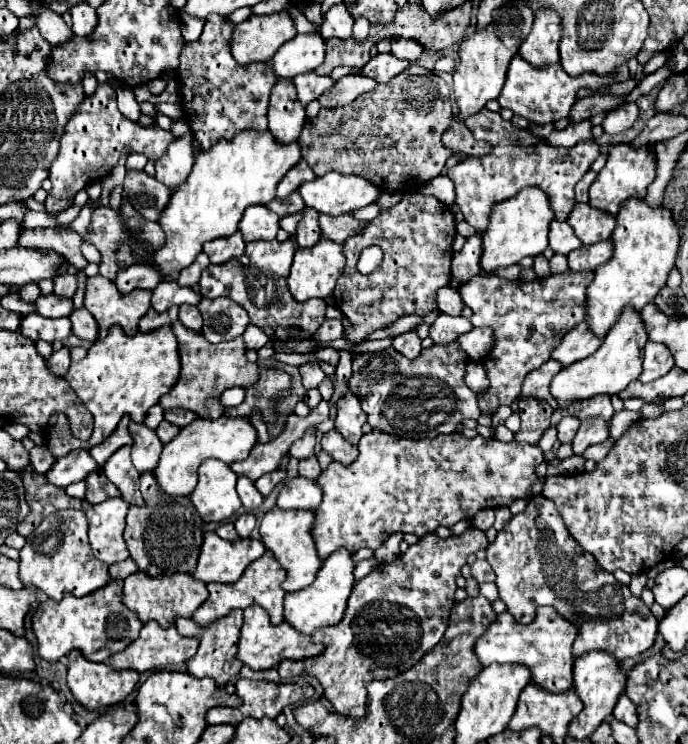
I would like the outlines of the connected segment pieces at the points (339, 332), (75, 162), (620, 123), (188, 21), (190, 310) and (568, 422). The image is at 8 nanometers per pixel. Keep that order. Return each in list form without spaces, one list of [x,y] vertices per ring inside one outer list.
[[[327,319],[325,323],[321,323],[317,333],[313,335],[315,341],[333,341],[341,337],[343,337],[343,325],[339,319]]]
[[[101,83],[95,95],[85,97],[85,101],[79,105],[77,113],[65,127],[59,155],[55,157],[49,169],[53,189],[49,191],[45,201],[47,213],[59,213],[71,207],[73,205],[71,199],[75,197],[75,193],[85,189],[89,183],[103,179],[119,163],[121,153],[125,149],[129,149],[129,153],[141,153],[149,161],[157,161],[157,157],[165,155],[165,149],[171,145],[171,141],[175,141],[173,133],[161,129],[159,125],[141,127],[139,123],[121,117],[121,111],[117,109],[115,89],[109,83]]]
[[[625,103],[625,105],[613,109],[613,111],[605,117],[605,121],[603,121],[601,125],[603,125],[605,133],[615,135],[615,133],[627,131],[627,129],[635,123],[637,115],[639,115],[639,107],[637,107],[635,103]]]
[[[181,13],[181,29],[183,29],[183,35],[185,35],[185,41],[197,41],[199,35],[201,35],[201,29],[203,29],[203,21],[201,19],[195,19],[195,17],[189,17],[185,13]]]
[[[181,305],[181,307],[179,307],[179,321],[181,321],[187,329],[193,329],[193,331],[199,331],[201,325],[203,325],[203,319],[201,319],[199,309],[193,307],[193,305]]]
[[[565,415],[563,419],[561,419],[561,423],[557,425],[557,431],[559,431],[559,441],[561,443],[571,443],[573,441],[573,437],[575,437],[575,433],[577,433],[577,429],[579,429],[579,423],[581,421],[577,421],[577,417],[571,417],[571,415]]]

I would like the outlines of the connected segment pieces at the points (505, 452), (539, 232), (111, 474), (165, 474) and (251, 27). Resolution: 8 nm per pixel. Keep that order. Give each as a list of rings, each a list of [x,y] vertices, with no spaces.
[[[371,431],[359,441],[359,457],[351,465],[331,463],[319,477],[317,485],[323,489],[323,501],[315,509],[313,521],[313,541],[317,545],[319,559],[327,559],[337,549],[345,547],[357,551],[361,547],[379,549],[385,539],[393,533],[415,533],[427,535],[437,527],[453,527],[461,519],[473,519],[477,511],[485,507],[511,505],[517,499],[529,503],[533,499],[531,485],[539,479],[535,469],[543,461],[543,451],[539,445],[529,443],[501,443],[497,439],[473,437],[467,439],[459,433],[437,435],[433,439],[401,439],[389,433]]]
[[[535,187],[523,189],[515,197],[503,203],[497,203],[493,207],[489,227],[481,233],[481,239],[483,239],[481,269],[491,273],[495,269],[515,265],[523,257],[541,255],[547,249],[547,233],[549,233],[551,219],[553,219],[553,211],[549,207],[549,199],[541,189],[535,189]]]
[[[121,447],[105,465],[103,473],[107,479],[121,491],[121,497],[129,505],[143,505],[143,497],[139,493],[139,471],[131,463],[131,447]]]
[[[229,417],[195,419],[191,425],[185,425],[173,441],[169,441],[163,447],[161,459],[153,469],[155,481],[163,493],[171,497],[181,497],[181,495],[187,497],[189,493],[193,493],[197,485],[197,469],[205,459],[215,457],[231,465],[239,459],[245,459],[253,449],[255,441],[257,441],[257,431],[247,419],[229,419]]]
[[[285,11],[273,15],[251,15],[247,21],[235,25],[231,53],[239,65],[257,61],[265,63],[285,41],[295,35],[295,25]]]

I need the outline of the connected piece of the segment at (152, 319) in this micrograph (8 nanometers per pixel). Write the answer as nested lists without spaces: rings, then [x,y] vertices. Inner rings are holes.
[[[169,307],[165,313],[147,313],[145,317],[141,317],[139,321],[139,331],[147,333],[153,329],[159,329],[163,325],[171,325],[177,321],[177,307]]]

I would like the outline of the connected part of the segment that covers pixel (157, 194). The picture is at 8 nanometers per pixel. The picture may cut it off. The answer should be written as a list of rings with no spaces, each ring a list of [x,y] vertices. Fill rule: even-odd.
[[[127,171],[123,181],[123,199],[127,199],[147,221],[157,221],[167,205],[171,189],[145,171]]]

